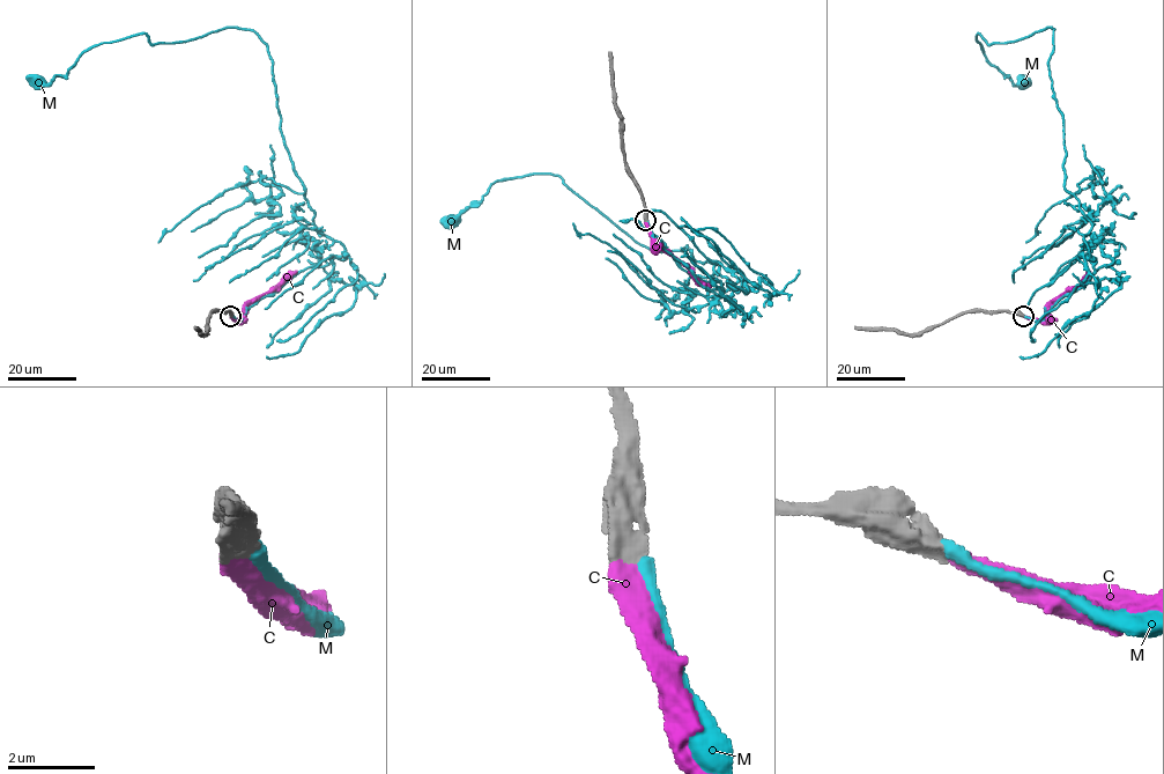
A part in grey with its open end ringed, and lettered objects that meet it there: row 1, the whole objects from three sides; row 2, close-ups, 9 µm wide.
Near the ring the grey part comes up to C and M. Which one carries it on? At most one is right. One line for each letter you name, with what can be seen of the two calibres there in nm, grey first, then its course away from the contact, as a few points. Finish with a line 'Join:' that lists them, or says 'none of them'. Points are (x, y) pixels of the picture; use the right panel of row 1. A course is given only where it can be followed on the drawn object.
C: Thickness 550 nm (grey) against 400 nm. Its course: (1022, 316), (1043, 319), (1052, 303), (1077, 287), (1089, 271)
Join: C

